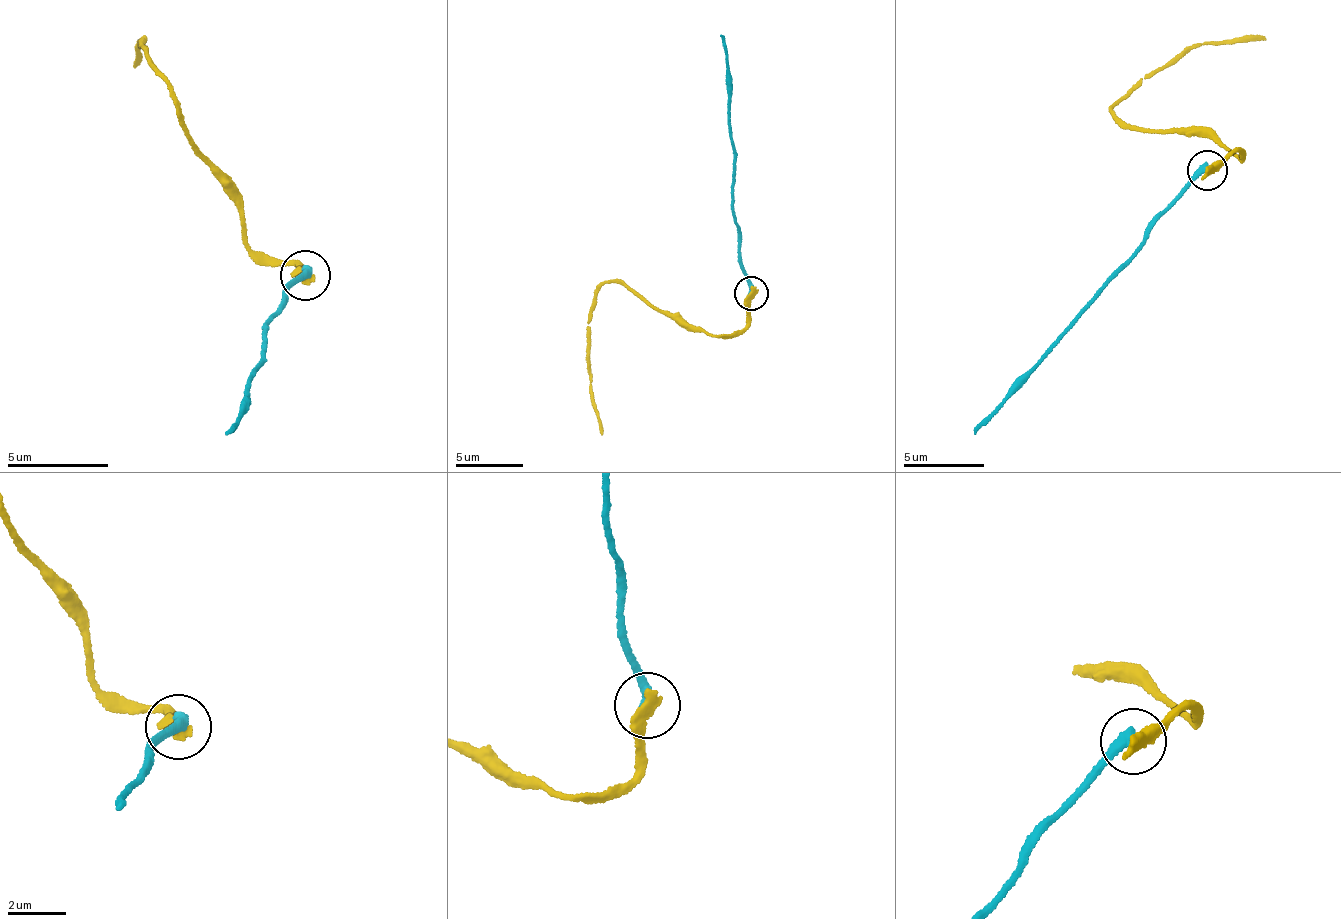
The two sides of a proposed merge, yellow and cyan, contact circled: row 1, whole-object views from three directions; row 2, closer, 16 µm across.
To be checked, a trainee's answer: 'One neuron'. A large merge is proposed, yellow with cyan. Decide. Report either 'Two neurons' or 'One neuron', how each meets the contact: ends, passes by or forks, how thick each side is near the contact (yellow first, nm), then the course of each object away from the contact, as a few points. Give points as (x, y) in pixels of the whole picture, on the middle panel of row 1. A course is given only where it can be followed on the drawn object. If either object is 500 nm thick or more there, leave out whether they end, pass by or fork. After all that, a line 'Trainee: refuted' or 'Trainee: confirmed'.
Two neurons. Thickness 500 nm (yellow) against 400 nm. Course of yellow: (752, 294), (748, 324), (724, 338), (660, 312), (612, 281), (600, 290), (588, 320), (603, 435). Course of cyan: (751, 295), (736, 237), (739, 227), (732, 198), (737, 157), (728, 130), (729, 64), (721, 34)
Trainee: refuted

